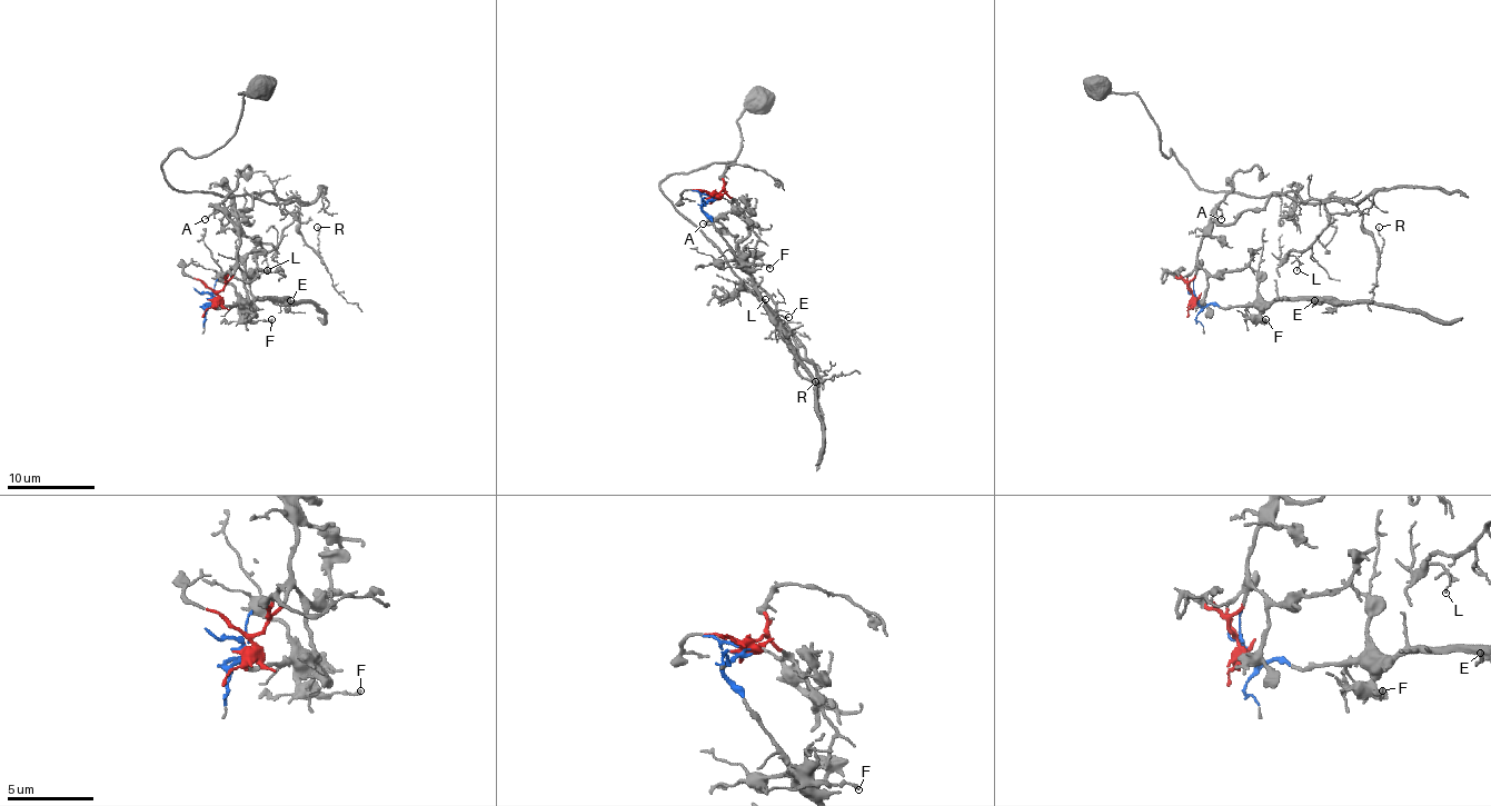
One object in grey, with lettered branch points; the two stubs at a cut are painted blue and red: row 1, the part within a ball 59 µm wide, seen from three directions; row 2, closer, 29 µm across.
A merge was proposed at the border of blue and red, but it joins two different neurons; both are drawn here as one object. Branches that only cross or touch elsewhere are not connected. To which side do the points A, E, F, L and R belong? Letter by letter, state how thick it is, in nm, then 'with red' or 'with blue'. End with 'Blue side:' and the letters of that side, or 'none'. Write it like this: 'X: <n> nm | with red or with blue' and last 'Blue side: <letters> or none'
A: 120 nm | with red
E: 140 nm | with blue
F: 150 nm | with blue
L: 100 nm | with red
R: 80 nm | with red
Blue side: E, F

